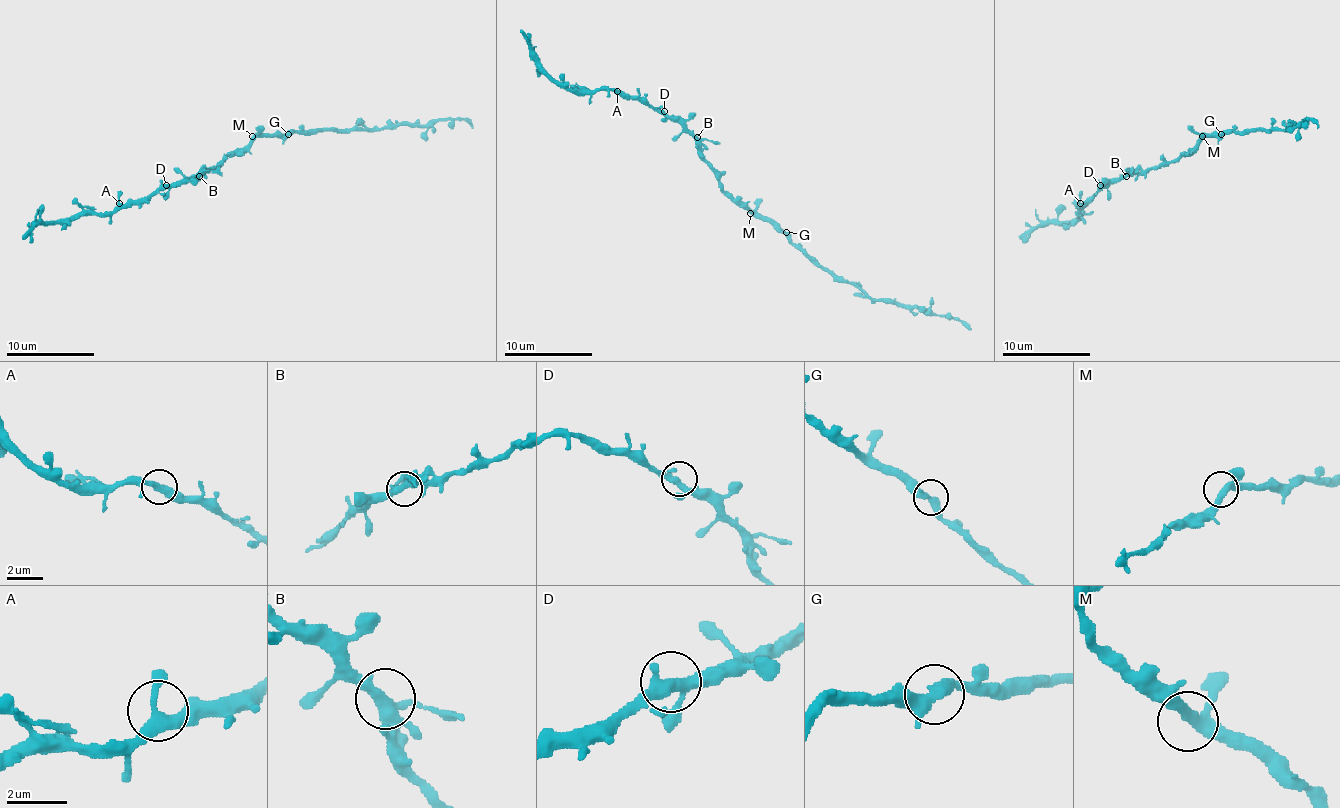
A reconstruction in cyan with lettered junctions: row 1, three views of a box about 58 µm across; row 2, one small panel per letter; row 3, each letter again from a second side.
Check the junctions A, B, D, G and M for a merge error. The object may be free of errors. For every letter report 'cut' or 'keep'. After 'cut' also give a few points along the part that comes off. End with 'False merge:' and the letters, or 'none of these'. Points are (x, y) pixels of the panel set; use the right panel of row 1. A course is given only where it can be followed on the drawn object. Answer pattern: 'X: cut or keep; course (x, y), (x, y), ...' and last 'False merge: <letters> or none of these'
A: keep
B: keep
D: keep
G: keep
M: keep
False merge: none of these

